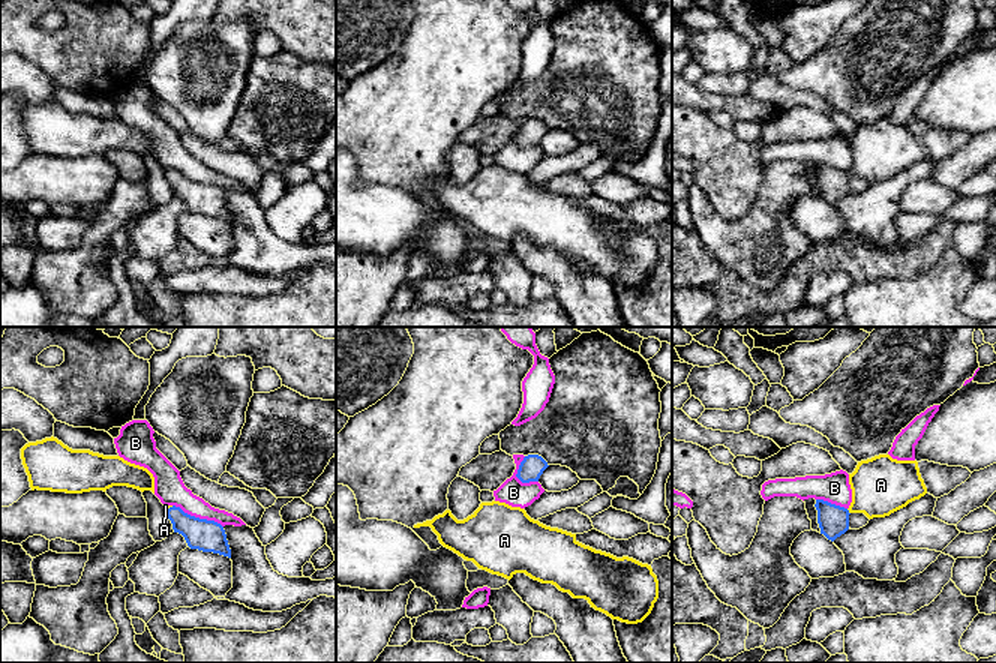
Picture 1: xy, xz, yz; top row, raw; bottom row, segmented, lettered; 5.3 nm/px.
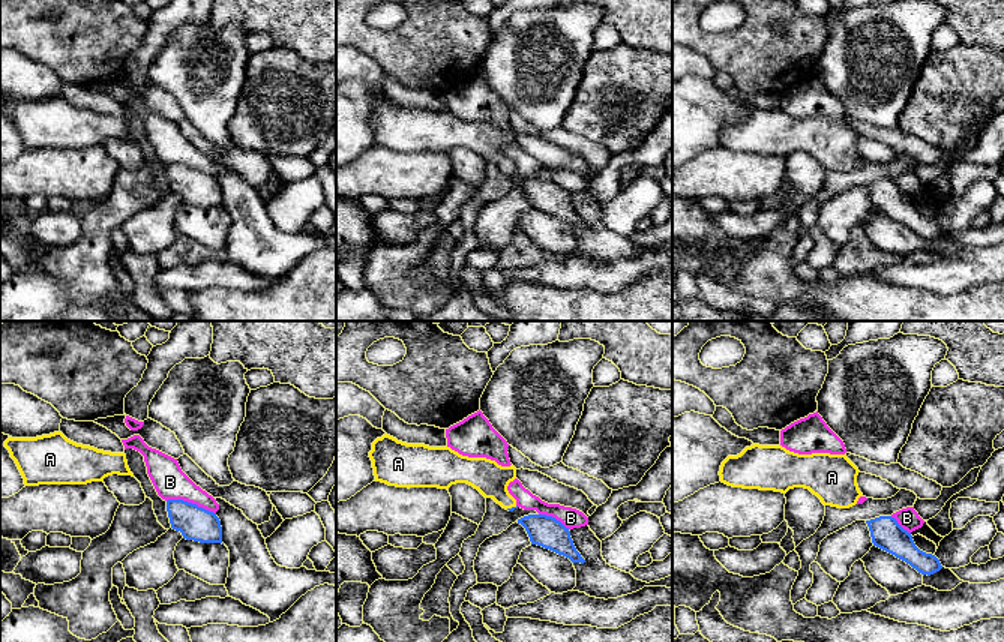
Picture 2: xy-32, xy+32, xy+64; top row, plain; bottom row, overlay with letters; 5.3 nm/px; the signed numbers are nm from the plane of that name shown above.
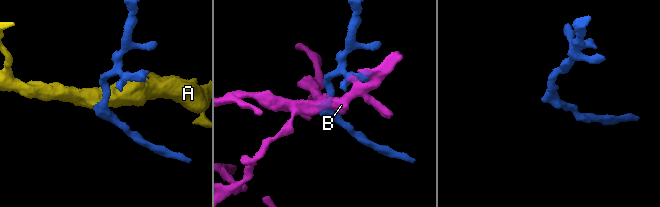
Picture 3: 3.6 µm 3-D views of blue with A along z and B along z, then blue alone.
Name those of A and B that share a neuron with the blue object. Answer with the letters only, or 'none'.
A

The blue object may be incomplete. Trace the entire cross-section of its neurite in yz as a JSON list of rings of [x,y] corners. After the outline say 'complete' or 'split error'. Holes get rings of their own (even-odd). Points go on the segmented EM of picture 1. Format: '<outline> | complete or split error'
[[[879,454],[858,462],[849,474],[852,502],[848,508],[816,500],[820,534],[834,542],[849,530],[849,514],[885,518],[927,494],[916,460]]] | split error

